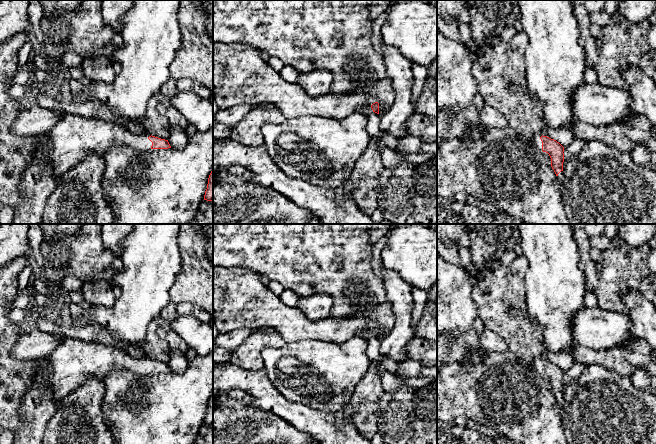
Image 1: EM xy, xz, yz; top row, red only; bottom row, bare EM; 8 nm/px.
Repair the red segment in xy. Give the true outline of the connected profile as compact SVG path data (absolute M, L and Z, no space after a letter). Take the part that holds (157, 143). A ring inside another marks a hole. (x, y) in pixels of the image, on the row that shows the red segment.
M18 33L0 43L0 203L15 208L21 201L21 178L29 165L30 155L44 143L49 148L55 176L58 179L71 167L82 162L88 154L104 156L114 145L126 144L140 151L171 148L168 140L145 134L133 134L117 122L108 122L81 115L65 114L49 132L41 135L16 135L11 131L21 109L9 95L19 70L18 53L27 41L25 33Z

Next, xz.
M213 42L213 87L219 109L236 105L274 105L286 119L301 115L343 119L355 112L358 106L367 105L379 114L377 100L364 93L351 93L342 97L332 93L320 97L309 96L297 83L284 80L278 71L262 60L258 50L239 43L225 45Z

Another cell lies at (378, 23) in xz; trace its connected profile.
M385 8L385 11L372 23L372 43L373 48L376 52L382 54L382 35L381 35L381 27L385 23L388 17L388 9Z

